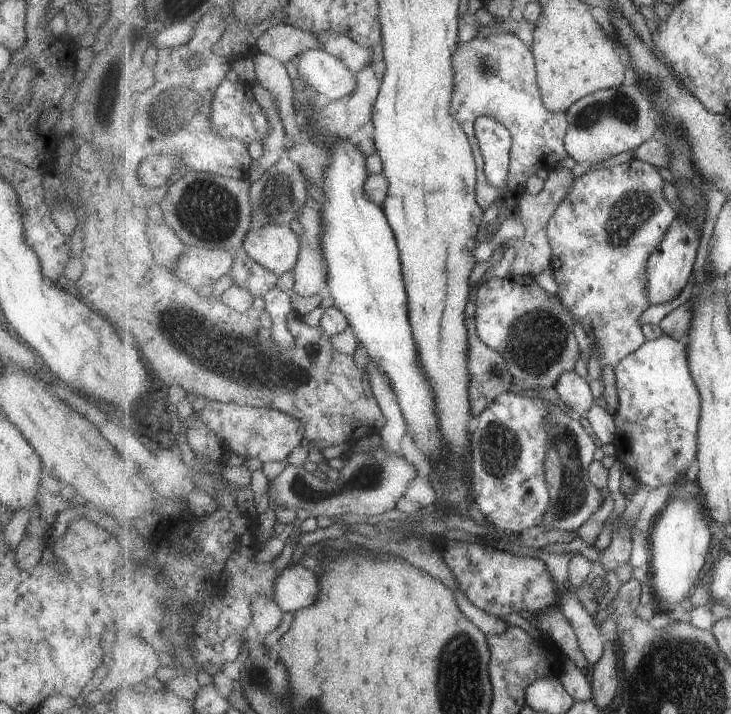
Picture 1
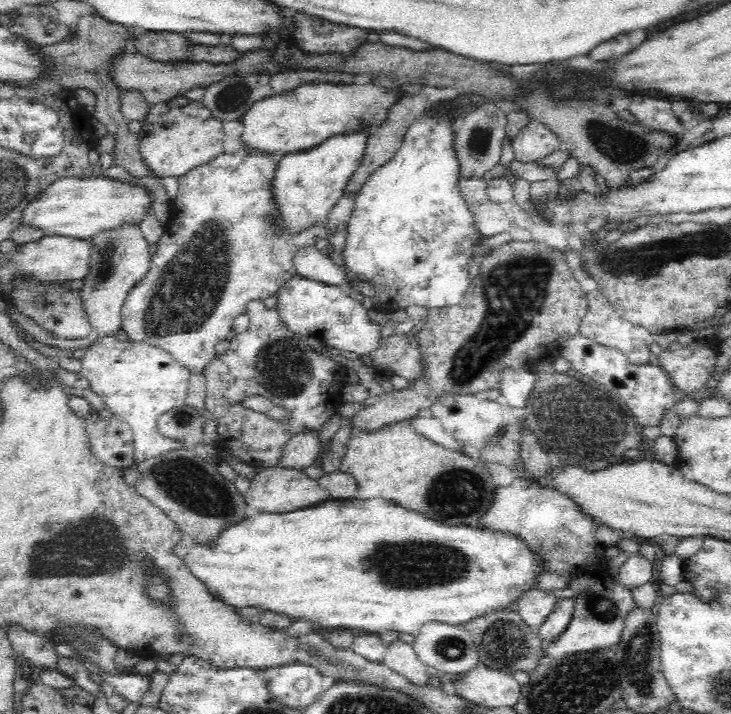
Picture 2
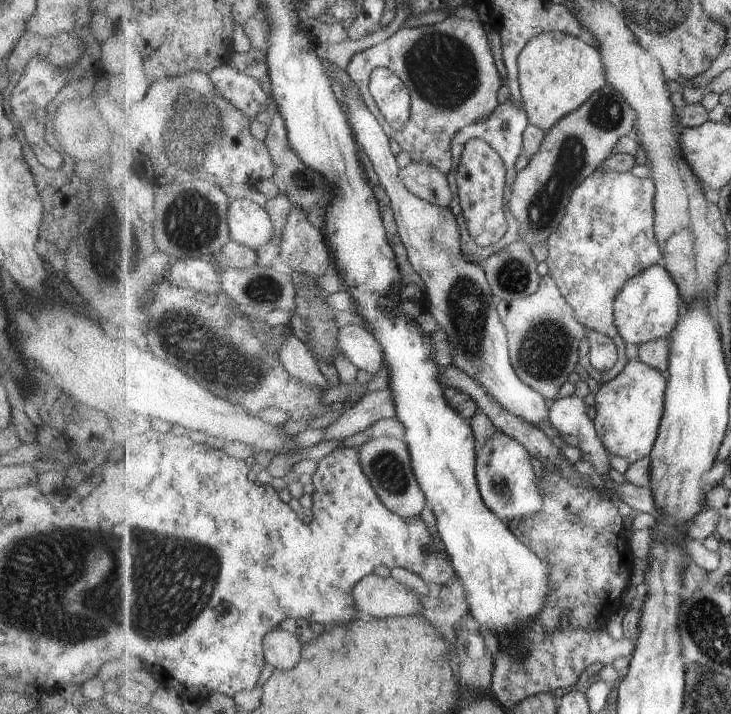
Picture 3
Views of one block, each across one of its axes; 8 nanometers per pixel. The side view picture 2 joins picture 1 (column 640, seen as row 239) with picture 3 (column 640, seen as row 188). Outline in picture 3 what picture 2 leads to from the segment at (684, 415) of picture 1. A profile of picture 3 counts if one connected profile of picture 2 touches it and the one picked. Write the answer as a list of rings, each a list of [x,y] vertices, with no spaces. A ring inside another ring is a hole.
[[[641,359],[632,360],[619,376],[616,376],[612,381],[602,383],[599,392],[595,395],[594,406],[597,416],[594,423],[599,438],[610,454],[618,454],[626,458],[632,465],[652,453],[664,418],[667,390],[668,374],[645,364]]]

